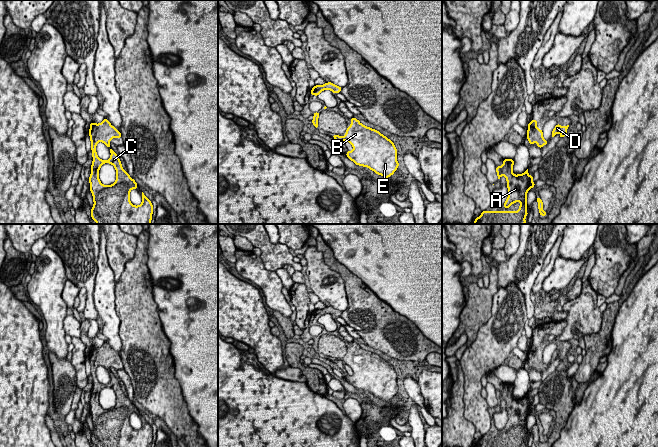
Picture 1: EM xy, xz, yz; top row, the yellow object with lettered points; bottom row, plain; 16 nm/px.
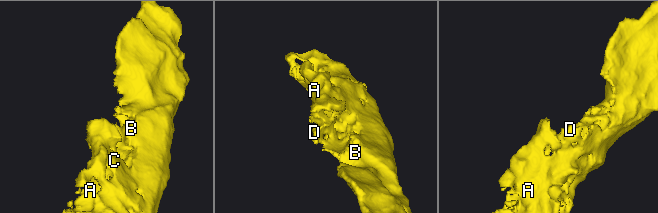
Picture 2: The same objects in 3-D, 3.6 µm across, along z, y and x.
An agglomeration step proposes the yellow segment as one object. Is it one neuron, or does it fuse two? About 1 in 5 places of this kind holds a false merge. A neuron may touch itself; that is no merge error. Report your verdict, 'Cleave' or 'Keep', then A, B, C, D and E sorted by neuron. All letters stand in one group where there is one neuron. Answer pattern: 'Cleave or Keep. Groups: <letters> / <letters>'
Keep. Groups: A B C D E

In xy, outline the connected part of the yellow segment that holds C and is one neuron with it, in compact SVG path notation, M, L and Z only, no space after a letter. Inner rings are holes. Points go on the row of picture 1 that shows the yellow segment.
M104 118L104 120L99 123L90 123L89 136L91 141L92 150L92 165L91 174L89 177L90 188L92 192L94 205L91 208L91 217L97 224L151 224L153 205L151 201L142 192L142 203L135 206L130 201L130 191L132 189L137 189L138 185L134 179L130 177L128 172L126 172L121 164L118 155L110 148L110 140L113 138L121 138L121 133L118 131L111 123ZM98 142L103 142L110 150L111 156L108 160L102 160L98 157L96 152L96 146ZM105 164L112 164L116 170L116 181L111 185L103 185L99 179L100 167Z

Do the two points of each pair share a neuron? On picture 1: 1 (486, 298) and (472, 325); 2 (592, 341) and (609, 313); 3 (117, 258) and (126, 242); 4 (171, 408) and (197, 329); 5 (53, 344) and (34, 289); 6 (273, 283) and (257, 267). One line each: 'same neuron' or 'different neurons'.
1: same neuron
2: same neuron
3: same neuron
4: different neurons
5: same neuron
6: same neuron

